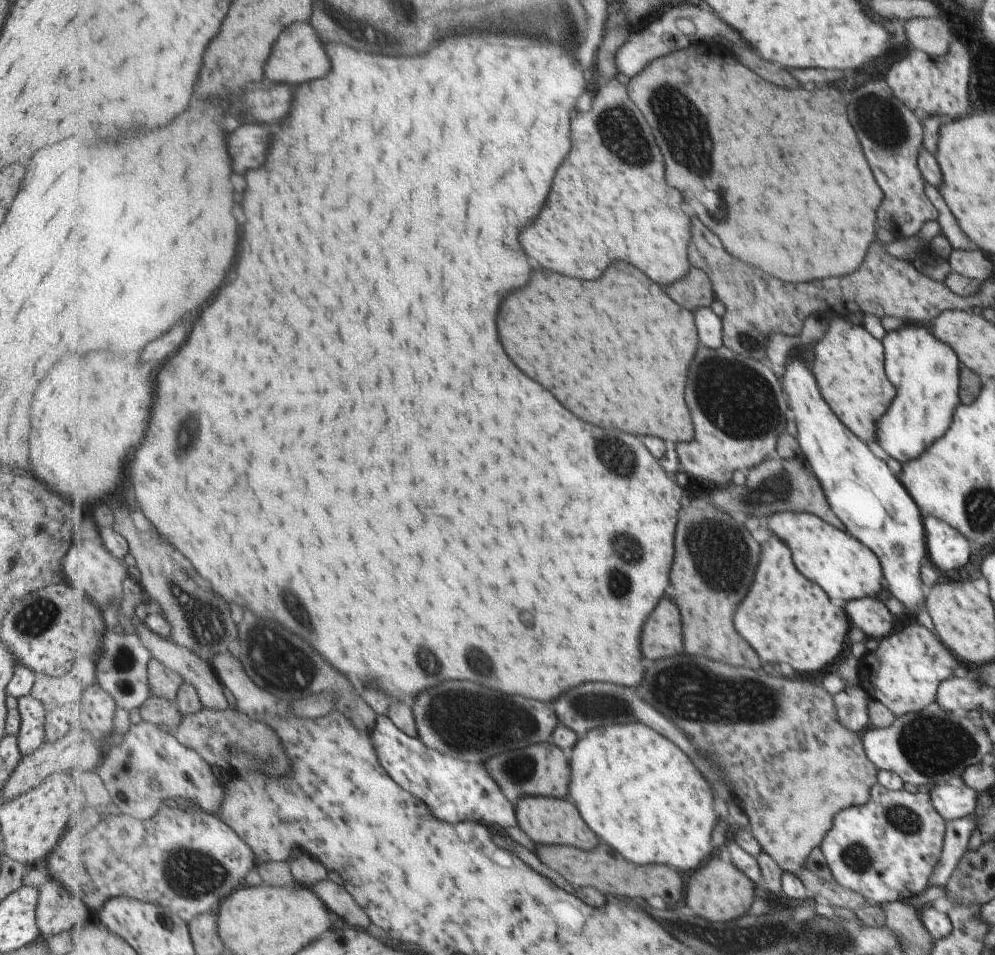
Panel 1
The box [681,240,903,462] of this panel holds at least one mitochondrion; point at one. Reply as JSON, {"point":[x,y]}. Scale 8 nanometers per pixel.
{"point":[734,396]}

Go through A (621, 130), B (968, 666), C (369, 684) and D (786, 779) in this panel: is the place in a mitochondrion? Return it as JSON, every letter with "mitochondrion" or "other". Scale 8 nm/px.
{"A":"mitochondrion","B":"other","C":"other","D":"other"}

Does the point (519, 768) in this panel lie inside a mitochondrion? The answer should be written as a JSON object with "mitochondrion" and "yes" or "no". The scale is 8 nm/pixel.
{"mitochondrion":"yes"}

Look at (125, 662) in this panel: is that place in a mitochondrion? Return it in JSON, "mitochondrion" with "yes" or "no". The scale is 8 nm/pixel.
{"mitochondrion":"yes"}

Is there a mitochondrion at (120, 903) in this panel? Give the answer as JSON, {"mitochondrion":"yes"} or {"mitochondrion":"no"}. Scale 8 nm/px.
{"mitochondrion":"no"}

